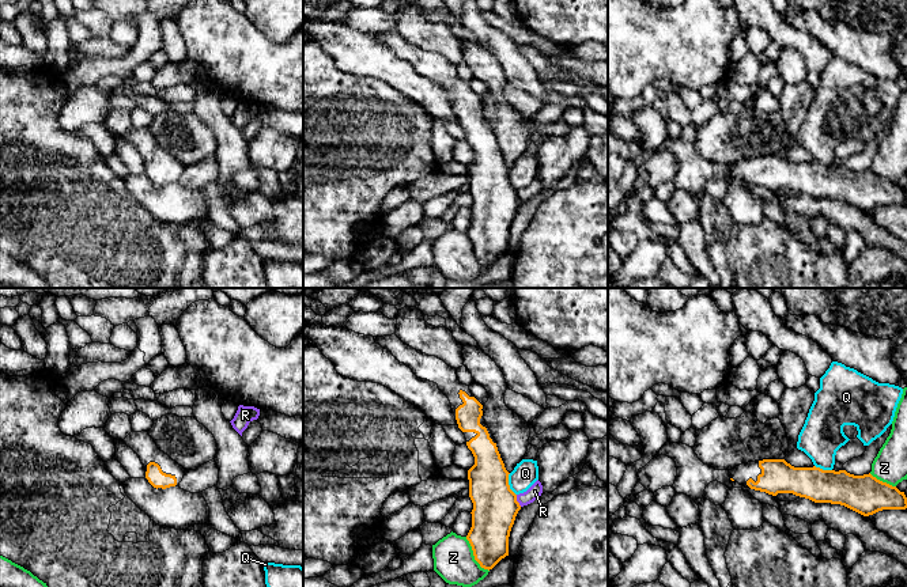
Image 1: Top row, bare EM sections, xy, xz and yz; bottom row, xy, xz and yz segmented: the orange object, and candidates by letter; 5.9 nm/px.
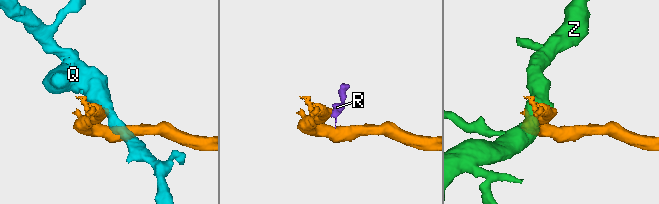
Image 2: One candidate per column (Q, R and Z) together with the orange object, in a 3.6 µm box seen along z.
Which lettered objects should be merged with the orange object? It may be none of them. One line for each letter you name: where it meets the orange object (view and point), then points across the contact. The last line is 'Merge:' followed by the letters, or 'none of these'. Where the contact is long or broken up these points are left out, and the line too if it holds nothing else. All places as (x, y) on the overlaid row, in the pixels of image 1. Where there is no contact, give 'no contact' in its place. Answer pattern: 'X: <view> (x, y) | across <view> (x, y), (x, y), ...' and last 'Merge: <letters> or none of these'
Merge: none of these

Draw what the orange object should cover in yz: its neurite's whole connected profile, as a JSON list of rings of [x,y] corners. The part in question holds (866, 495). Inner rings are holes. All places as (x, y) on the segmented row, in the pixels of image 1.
[[[763,459],[733,467],[729,477],[745,488],[772,496],[793,493],[815,503],[840,504],[863,516],[907,508],[904,492],[870,473],[854,476],[846,470],[794,467],[785,459]]]

